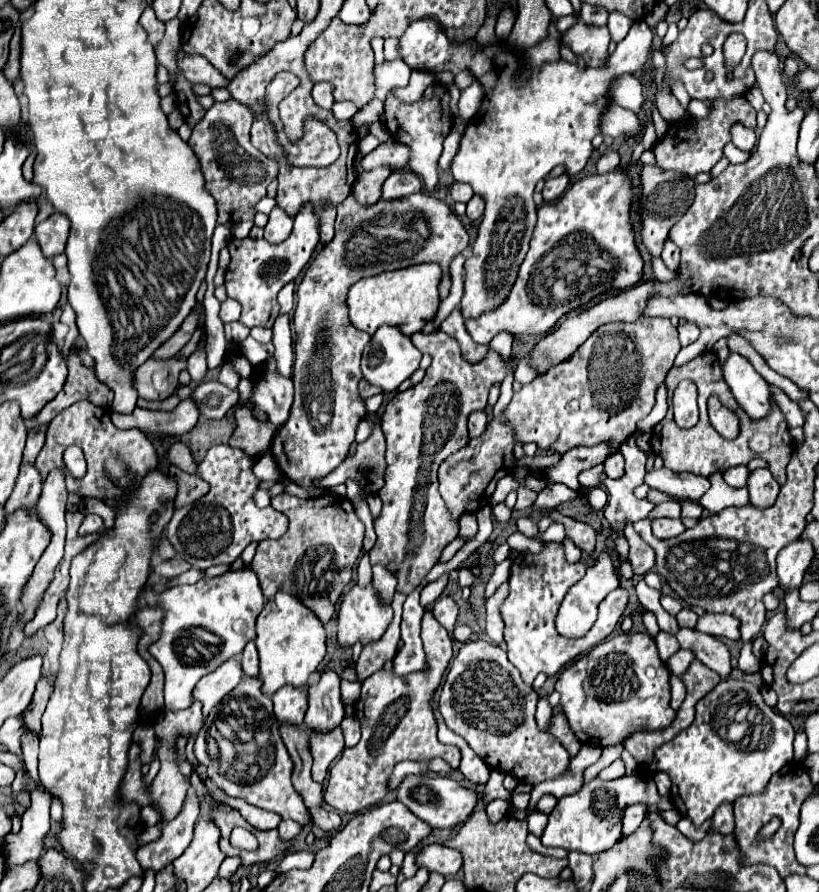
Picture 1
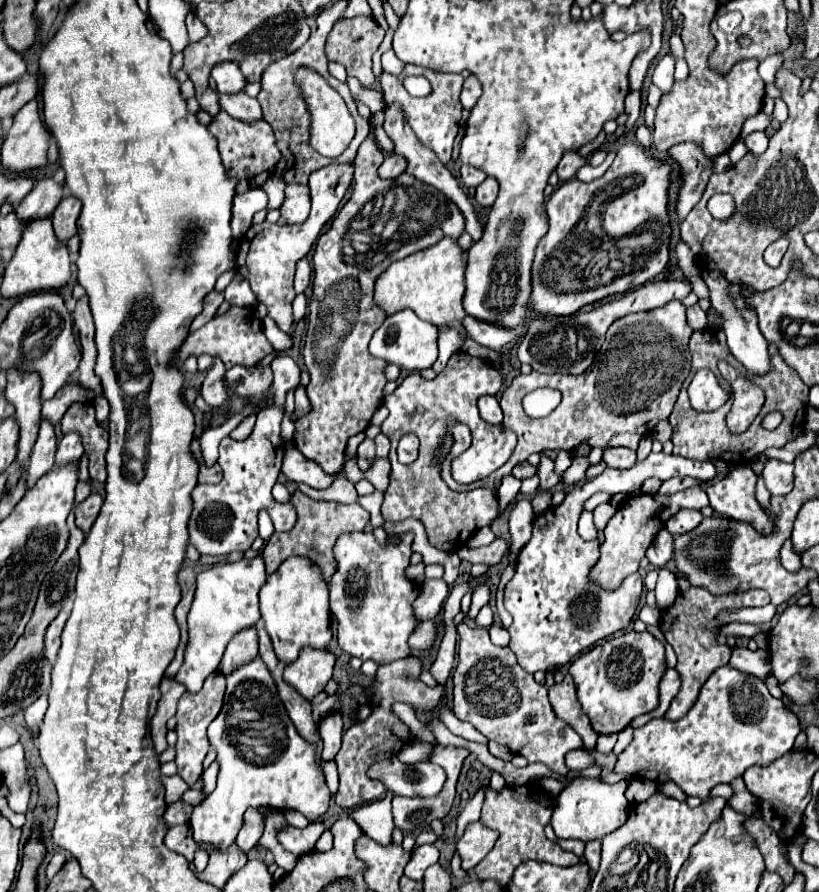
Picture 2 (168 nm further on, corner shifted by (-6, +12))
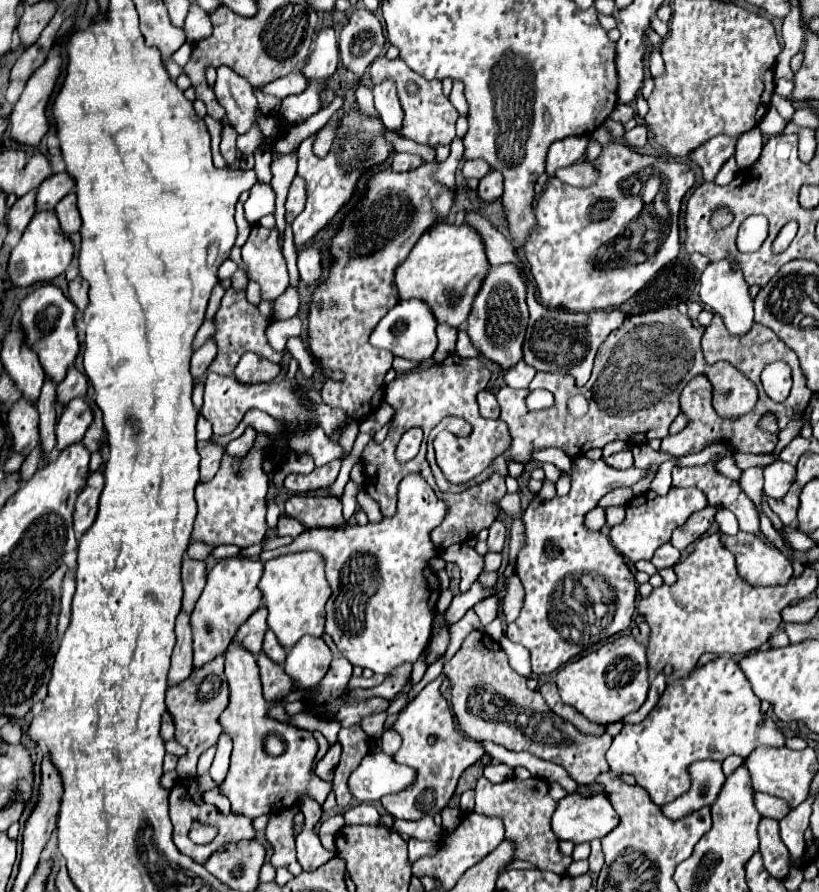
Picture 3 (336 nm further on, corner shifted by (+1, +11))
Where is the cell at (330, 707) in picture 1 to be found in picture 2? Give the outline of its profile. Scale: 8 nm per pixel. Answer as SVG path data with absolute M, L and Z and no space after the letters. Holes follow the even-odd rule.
M330 711L324 717L320 717L320 737L324 741L324 751L322 751L322 761L334 759L338 749L340 749L340 741L342 741L342 711Z

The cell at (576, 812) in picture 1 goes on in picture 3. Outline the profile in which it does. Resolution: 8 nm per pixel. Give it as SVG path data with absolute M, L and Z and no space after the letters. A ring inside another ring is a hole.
M567 794L559 800L553 814L553 832L559 840L573 844L591 842L607 836L619 824L619 814L613 810L605 794L585 798L581 794Z

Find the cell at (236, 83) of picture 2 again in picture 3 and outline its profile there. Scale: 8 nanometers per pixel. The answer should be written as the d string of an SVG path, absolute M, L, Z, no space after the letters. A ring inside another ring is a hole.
M217 68L217 82L213 90L219 104L227 110L225 120L233 124L237 134L245 134L251 130L253 124L259 124L263 146L269 144L269 138L275 140L279 136L277 120L261 114L251 84L239 74L235 74L231 68Z

